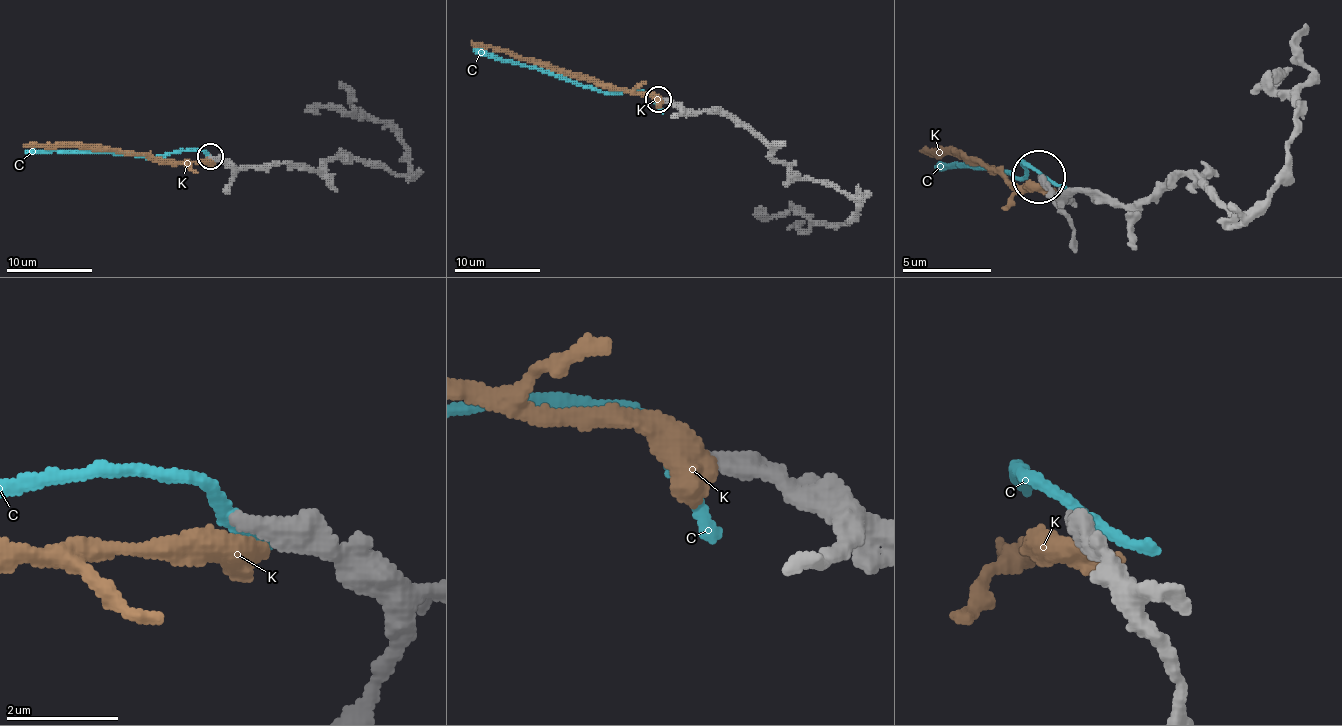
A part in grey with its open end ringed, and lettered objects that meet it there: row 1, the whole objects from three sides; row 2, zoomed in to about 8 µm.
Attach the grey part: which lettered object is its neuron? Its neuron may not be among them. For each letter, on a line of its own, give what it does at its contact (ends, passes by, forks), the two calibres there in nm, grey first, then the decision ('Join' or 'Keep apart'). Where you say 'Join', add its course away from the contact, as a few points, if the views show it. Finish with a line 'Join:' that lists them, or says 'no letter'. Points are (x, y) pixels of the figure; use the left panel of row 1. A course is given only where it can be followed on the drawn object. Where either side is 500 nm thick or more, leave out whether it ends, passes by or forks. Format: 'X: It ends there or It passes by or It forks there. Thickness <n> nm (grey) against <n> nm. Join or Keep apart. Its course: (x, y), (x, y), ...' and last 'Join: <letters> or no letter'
C: It passes by. Thickness 300 nm (grey) against 200 nm. Keep apart
K: Thickness 440 nm (grey) against 650 nm. Keep apart
Join: no letter

